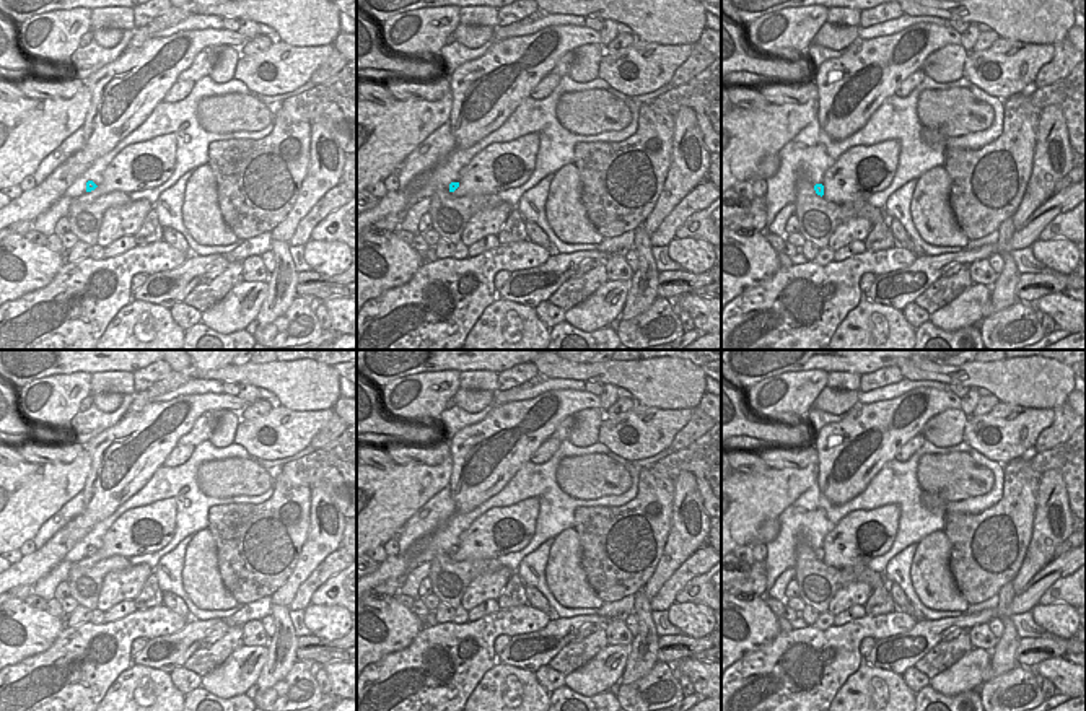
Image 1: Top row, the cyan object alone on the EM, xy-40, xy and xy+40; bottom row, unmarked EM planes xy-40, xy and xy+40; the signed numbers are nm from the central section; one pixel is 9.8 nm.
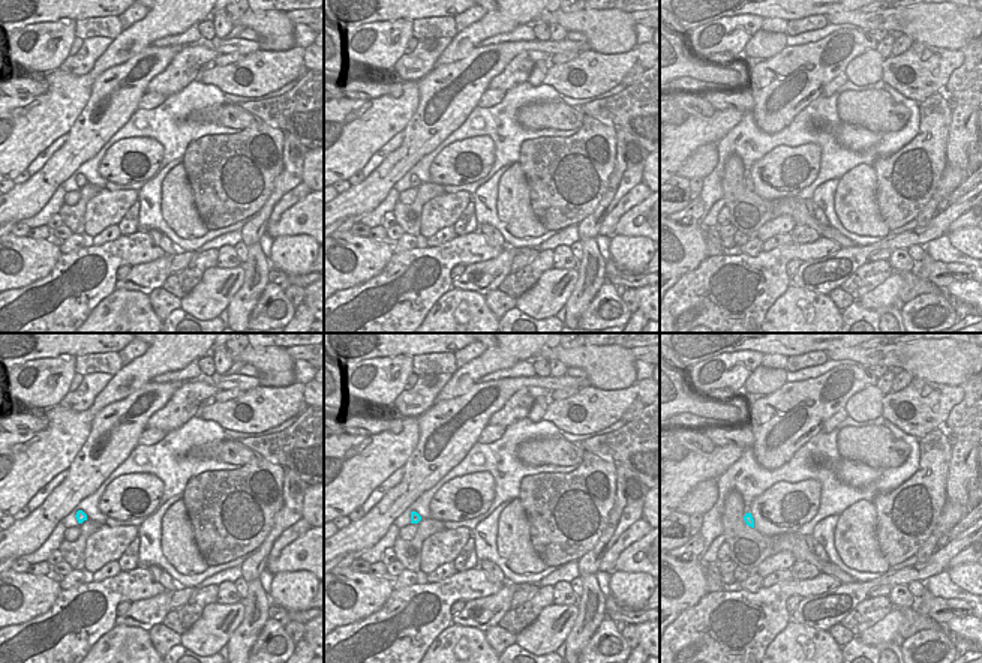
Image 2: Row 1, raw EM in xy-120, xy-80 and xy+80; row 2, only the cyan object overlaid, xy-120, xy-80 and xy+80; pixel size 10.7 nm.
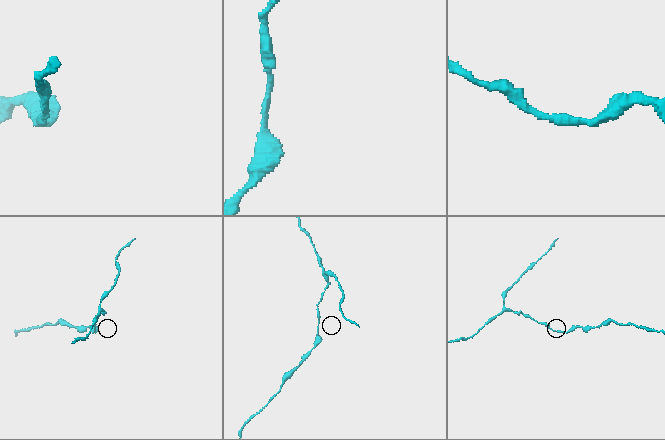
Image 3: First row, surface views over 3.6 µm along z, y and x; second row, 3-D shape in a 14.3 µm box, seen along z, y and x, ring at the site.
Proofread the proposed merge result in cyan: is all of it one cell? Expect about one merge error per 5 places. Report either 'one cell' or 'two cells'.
one cell

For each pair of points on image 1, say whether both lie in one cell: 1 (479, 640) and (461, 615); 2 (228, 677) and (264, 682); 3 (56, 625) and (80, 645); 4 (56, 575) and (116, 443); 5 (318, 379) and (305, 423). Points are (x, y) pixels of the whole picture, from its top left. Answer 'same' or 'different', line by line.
1: different
2: different
3: different
4: different
5: different

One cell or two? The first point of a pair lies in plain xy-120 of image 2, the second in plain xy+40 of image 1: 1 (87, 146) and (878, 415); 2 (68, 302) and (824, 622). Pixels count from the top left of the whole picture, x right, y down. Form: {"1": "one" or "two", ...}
{"1": "one", "2": "two"}

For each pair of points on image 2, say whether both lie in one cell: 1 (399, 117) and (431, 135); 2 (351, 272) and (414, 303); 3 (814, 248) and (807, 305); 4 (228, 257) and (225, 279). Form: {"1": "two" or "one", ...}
{"1": "two", "2": "two", "3": "two", "4": "two"}

